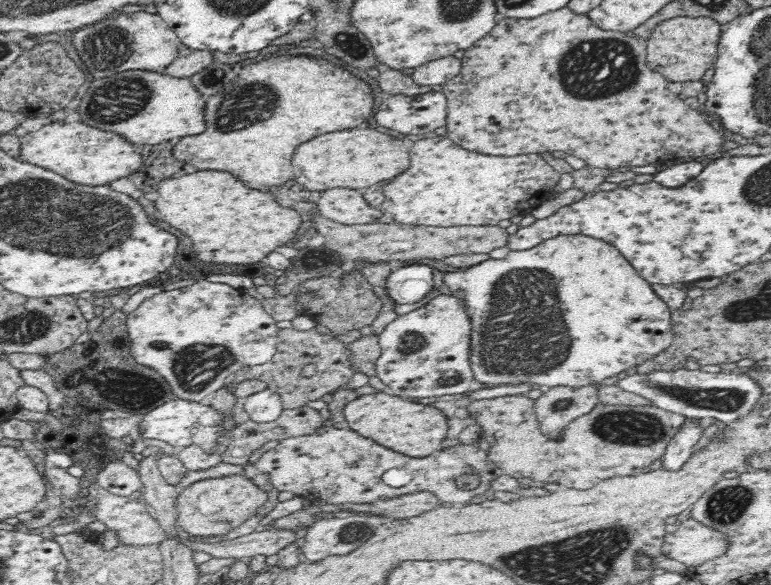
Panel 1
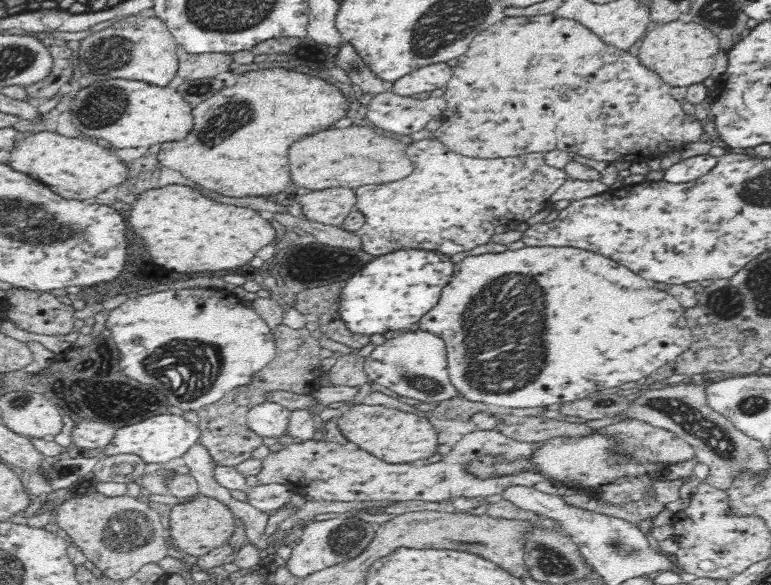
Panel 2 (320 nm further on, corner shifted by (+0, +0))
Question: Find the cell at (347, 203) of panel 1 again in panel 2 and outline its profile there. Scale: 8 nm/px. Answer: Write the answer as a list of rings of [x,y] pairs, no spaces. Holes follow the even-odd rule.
[[[328,188],[318,191],[302,191],[300,206],[306,218],[340,227],[356,204],[354,189]]]

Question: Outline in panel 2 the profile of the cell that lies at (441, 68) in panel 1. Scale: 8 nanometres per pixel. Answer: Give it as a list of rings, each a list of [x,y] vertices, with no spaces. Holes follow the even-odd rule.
[[[445,63],[430,64],[396,80],[390,92],[397,96],[413,97],[445,88],[451,79],[450,66]]]

